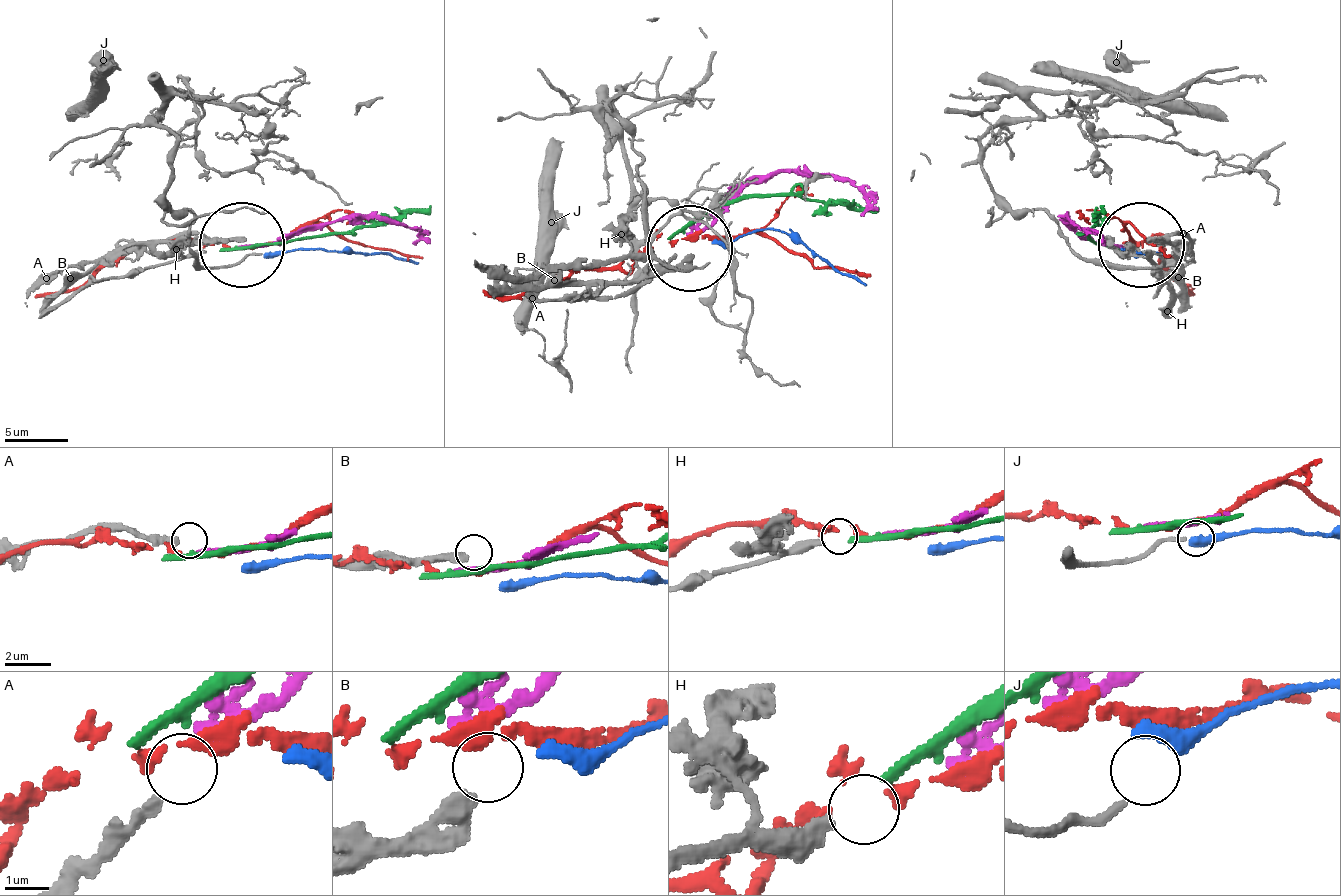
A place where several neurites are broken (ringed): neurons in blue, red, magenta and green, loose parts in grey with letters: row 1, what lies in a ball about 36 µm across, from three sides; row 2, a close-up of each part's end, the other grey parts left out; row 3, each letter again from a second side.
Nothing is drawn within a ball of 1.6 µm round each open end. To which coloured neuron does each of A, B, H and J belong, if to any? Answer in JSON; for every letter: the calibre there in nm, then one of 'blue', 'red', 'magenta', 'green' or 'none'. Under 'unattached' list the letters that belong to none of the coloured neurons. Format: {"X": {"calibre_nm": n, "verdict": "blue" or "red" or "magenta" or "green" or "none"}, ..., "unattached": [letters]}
{"A": {"calibre_nm": 300, "verdict": "magenta"}, "B": {"calibre_nm": 460, "verdict": "none"}, "H": {"calibre_nm": 320, "verdict": "green"}, "J": {"calibre_nm": 170, "verdict": "blue"}, "unattached": ["B"]}

